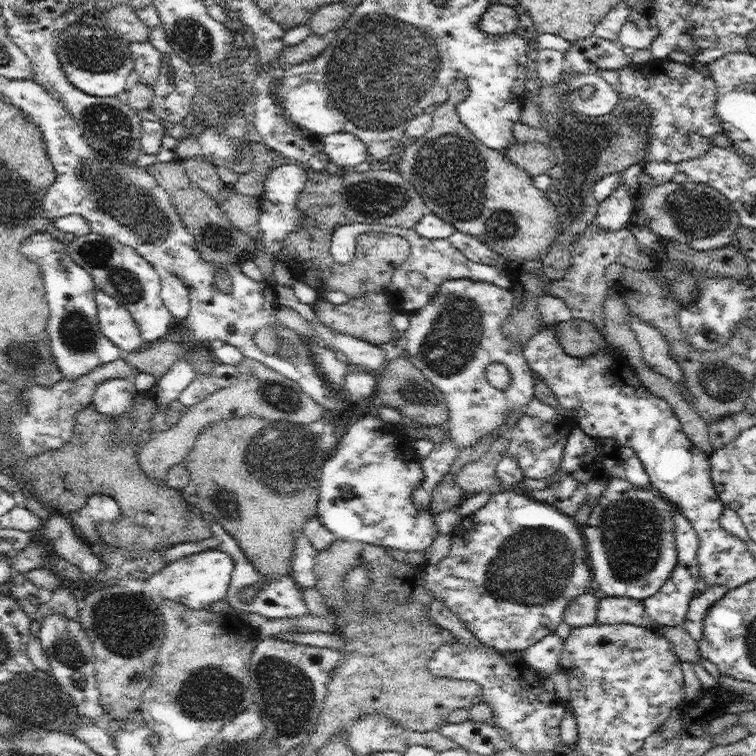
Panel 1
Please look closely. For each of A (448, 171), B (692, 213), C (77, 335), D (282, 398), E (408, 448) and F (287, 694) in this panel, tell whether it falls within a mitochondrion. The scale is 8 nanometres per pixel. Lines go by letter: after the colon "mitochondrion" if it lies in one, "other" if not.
A: mitochondrion
B: mitochondrion
C: mitochondrion
D: mitochondrion
E: other
F: mitochondrion

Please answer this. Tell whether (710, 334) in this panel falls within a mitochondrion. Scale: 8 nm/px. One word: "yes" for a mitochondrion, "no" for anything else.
yes

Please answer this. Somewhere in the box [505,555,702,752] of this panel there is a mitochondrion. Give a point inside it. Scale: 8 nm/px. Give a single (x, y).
(623, 644)

